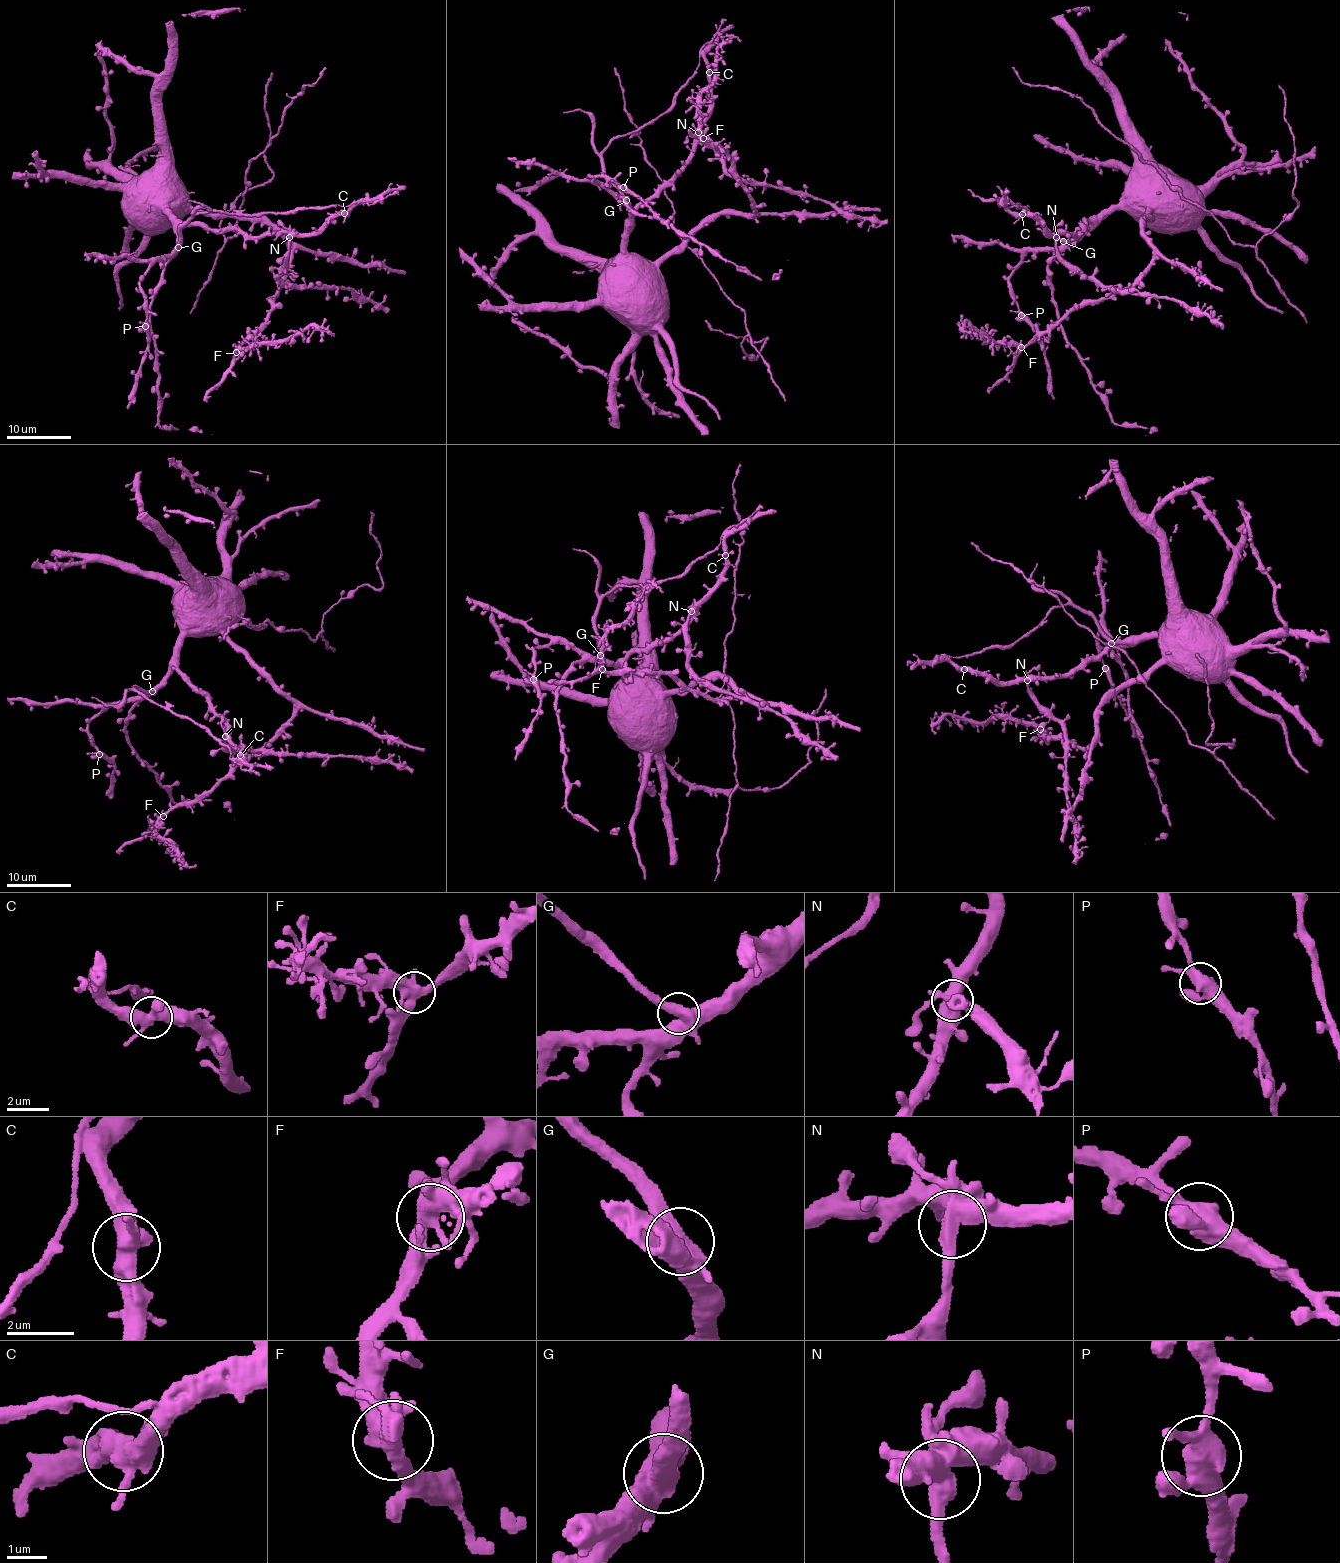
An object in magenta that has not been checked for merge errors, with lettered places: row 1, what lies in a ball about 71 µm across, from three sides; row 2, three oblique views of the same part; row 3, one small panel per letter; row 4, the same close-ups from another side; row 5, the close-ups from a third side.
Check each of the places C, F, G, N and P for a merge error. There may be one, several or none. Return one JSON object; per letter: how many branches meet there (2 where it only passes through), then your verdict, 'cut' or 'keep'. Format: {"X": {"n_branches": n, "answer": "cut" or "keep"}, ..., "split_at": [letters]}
{"C": {"n_branches": 4, "answer": "keep"}, "F": {"n_branches": 4, "answer": "cut"}, "G": {"n_branches": 3, "answer": "cut"}, "N": {"n_branches": 4, "answer": "cut"}, "P": {"n_branches": 4, "answer": "keep"}, "split_at": ["F", "G", "N"]}

